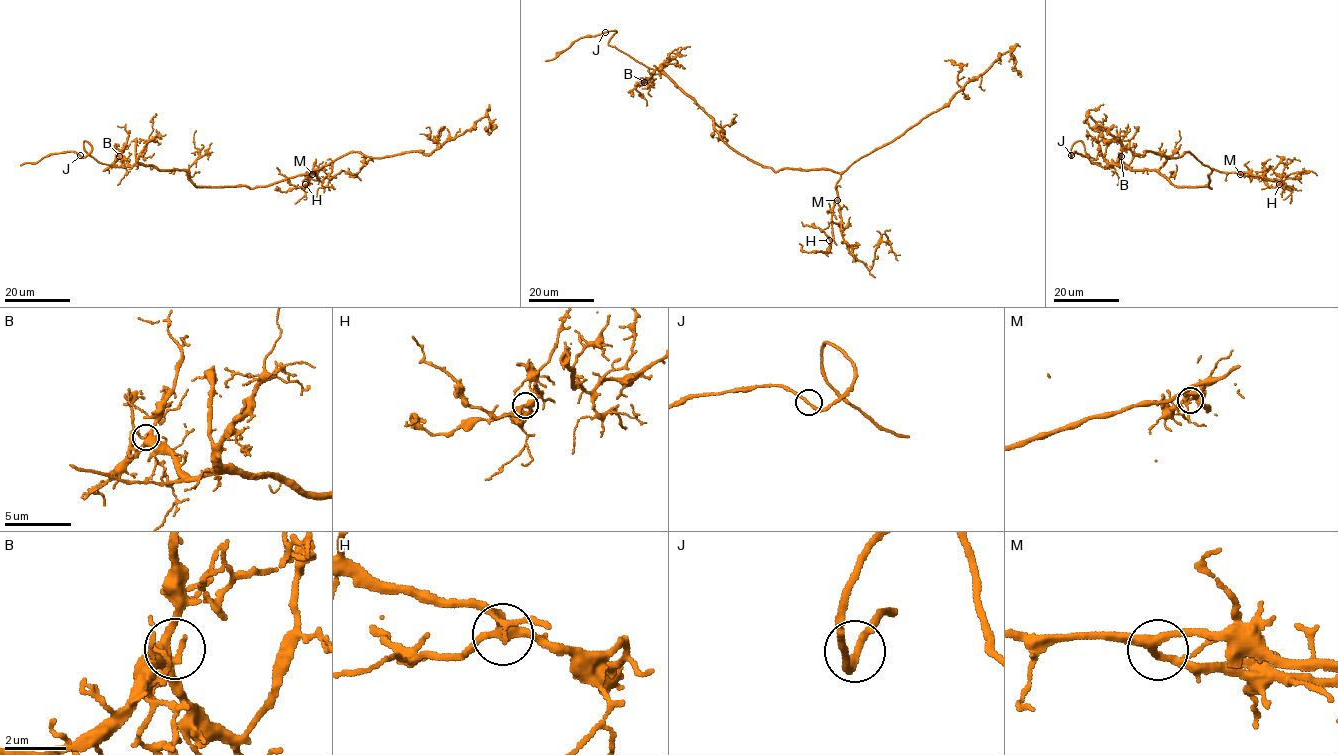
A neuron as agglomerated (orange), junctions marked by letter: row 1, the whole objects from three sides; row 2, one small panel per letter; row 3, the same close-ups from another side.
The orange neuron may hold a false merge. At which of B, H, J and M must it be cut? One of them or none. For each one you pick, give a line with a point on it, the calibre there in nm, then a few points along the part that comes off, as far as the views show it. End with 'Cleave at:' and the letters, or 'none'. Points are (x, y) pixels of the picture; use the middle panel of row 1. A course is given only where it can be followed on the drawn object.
Cleave at: none

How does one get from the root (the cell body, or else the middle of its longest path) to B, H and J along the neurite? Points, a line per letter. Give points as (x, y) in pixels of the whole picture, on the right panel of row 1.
B: (1208, 186), (1211, 188), (1177, 187), (1155, 170), (1109, 165), (1121, 156)
H: (1208, 186), (1208, 175), (1213, 170), (1265, 178), (1279, 184)
J: (1208, 186), (1177, 187), (1155, 170), (1116, 165), (1102, 167), (1086, 156), (1081, 141), (1072, 146), (1072, 156)

